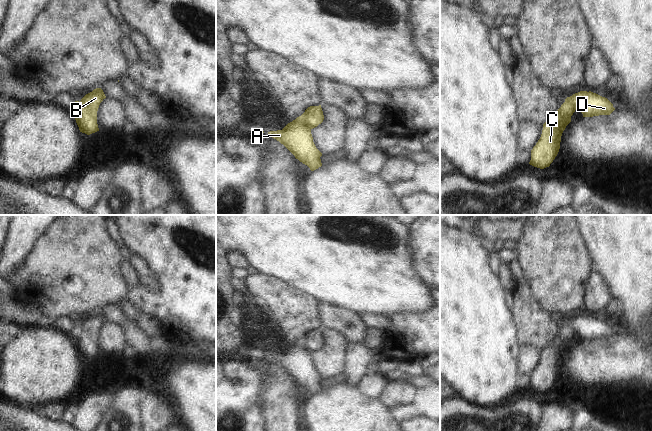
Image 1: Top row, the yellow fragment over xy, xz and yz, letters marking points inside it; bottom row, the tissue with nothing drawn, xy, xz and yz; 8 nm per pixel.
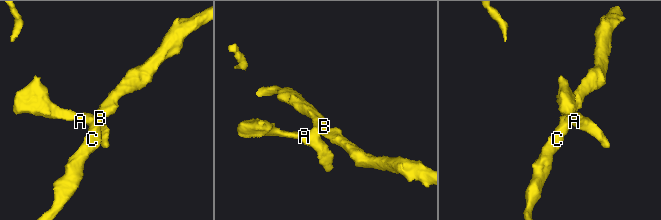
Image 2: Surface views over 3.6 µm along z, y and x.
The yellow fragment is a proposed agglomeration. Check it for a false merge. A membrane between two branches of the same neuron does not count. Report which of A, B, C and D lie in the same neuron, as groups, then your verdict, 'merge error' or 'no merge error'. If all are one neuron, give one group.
groups A D / B C; merge error

